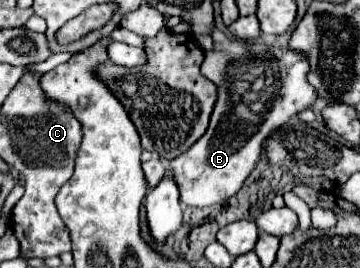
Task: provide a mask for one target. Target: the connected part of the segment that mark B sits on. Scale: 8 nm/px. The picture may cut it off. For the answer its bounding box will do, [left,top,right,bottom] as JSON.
[172,27,316,207]

